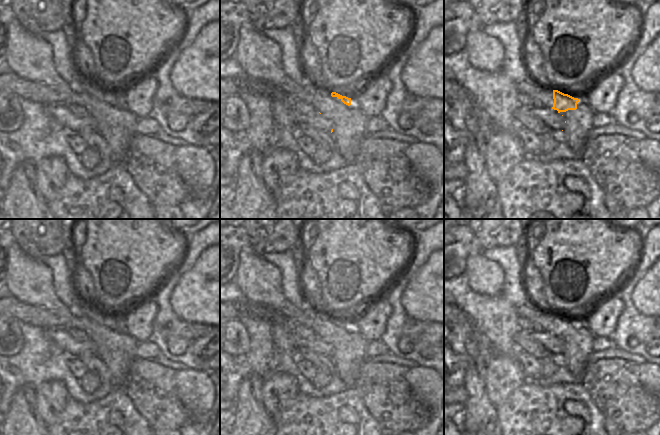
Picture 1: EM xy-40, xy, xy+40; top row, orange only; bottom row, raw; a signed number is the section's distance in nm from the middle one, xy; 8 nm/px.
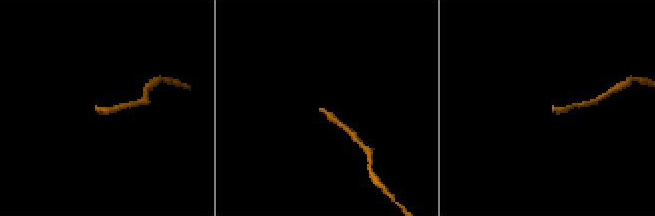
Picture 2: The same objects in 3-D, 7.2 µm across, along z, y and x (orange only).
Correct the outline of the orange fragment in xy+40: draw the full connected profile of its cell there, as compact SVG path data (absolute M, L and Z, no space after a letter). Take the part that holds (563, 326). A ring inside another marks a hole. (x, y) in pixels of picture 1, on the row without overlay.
M553 314L552 332L531 332L531 337L536 340L551 356L561 356L565 352L566 344L561 336L576 334L580 323Z

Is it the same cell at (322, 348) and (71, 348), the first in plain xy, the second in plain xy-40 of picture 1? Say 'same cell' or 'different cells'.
same cell

